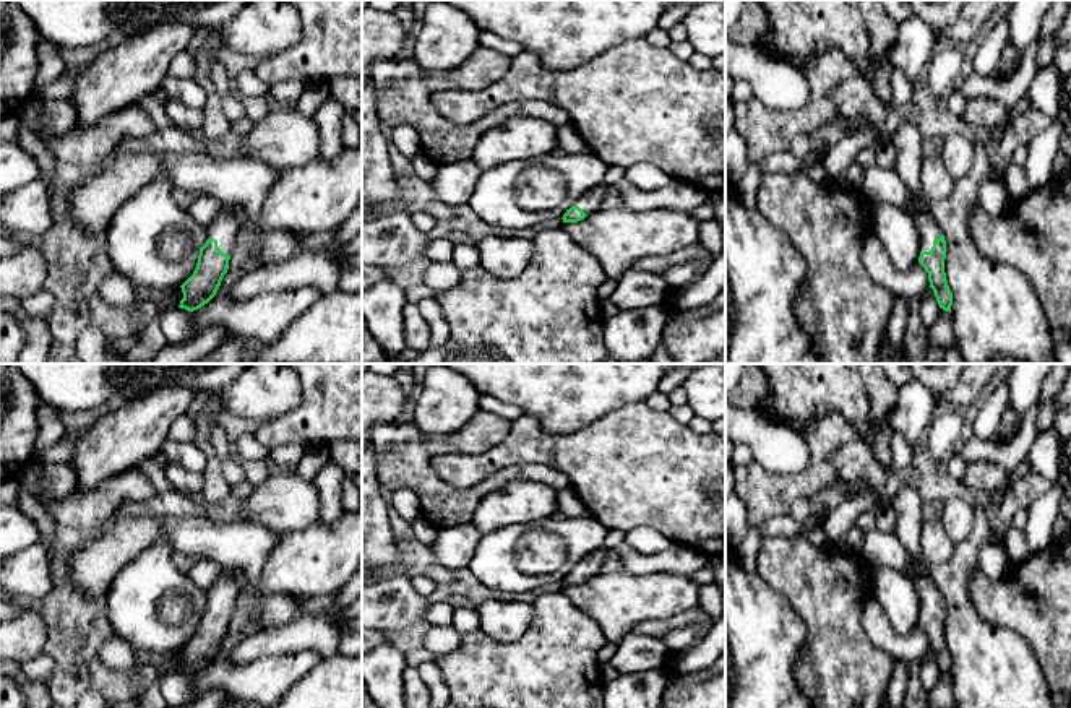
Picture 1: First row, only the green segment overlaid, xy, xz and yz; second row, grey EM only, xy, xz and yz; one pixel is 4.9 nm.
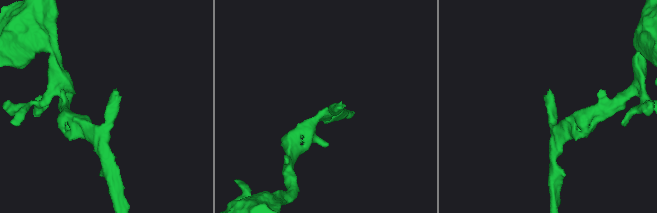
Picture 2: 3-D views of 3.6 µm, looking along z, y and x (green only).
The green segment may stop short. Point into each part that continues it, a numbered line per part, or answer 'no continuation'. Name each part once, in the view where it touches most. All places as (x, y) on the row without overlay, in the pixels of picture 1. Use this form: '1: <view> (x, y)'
1: yz (907, 504)

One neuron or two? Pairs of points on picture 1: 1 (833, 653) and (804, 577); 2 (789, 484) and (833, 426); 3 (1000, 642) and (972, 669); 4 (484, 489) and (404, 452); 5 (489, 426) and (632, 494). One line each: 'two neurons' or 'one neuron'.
1: one neuron
2: one neuron
3: one neuron
4: one neuron
5: two neurons

